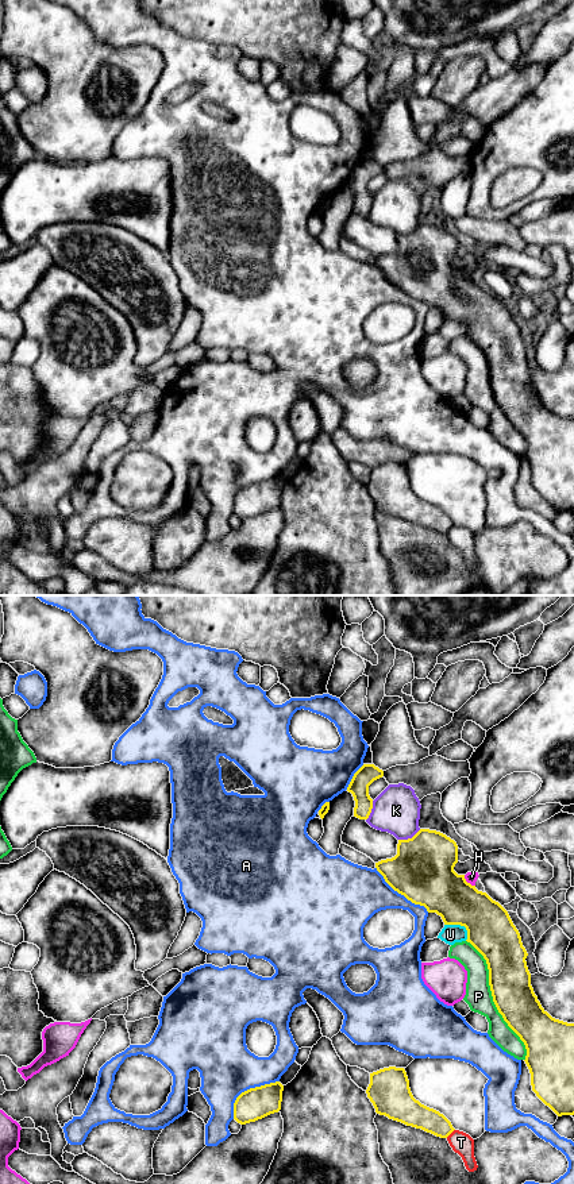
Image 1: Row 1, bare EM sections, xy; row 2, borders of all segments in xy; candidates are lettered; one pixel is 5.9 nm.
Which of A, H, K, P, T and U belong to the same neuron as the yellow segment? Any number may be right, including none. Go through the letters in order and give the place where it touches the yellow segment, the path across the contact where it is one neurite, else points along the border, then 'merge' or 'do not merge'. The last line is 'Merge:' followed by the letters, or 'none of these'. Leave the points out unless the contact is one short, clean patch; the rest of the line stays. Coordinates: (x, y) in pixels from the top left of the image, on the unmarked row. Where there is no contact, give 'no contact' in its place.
A: contact xy (247, 485); do not merge
H: contact xy (466, 277); do not merge
K: contact xy (409, 234); do not merge
P: contact xy (493, 396); do not merge
T: contact xy (450, 528); do not merge
U: contact xy (461, 320); do not merge
Merge: none of these

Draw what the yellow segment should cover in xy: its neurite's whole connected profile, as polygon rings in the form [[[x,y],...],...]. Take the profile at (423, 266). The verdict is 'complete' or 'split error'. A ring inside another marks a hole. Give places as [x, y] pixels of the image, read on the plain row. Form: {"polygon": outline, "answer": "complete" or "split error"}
{"polygon": [[[420,224],[412,234],[398,235],[397,250],[375,258],[375,263],[394,286],[412,298],[424,301],[428,308],[440,311],[444,320],[466,323],[466,336],[486,355],[489,381],[498,408],[525,440],[527,451],[524,456],[531,468],[532,486],[558,512],[574,510],[574,419],[555,414],[542,402],[531,381],[531,369],[525,356],[528,348],[508,306],[486,288],[478,286],[475,281],[467,278],[465,270],[458,270],[454,266],[456,258],[458,240],[454,235],[436,225]]], "answer": "complete"}

